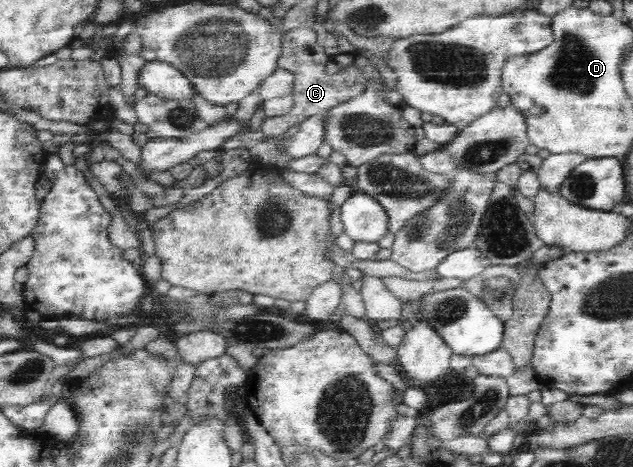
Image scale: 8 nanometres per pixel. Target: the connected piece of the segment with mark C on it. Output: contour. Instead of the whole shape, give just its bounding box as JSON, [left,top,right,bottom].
[261,27,365,136]

